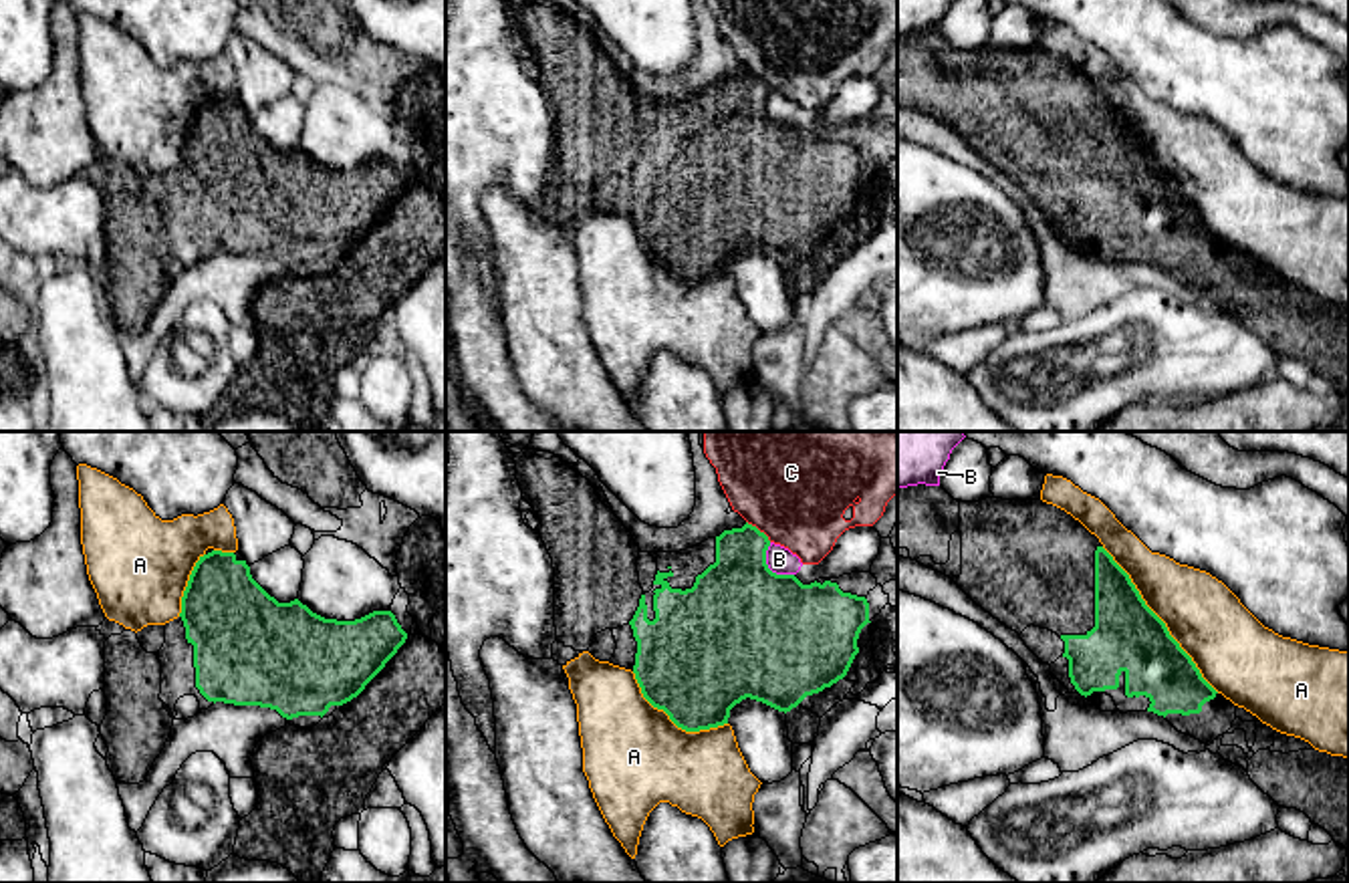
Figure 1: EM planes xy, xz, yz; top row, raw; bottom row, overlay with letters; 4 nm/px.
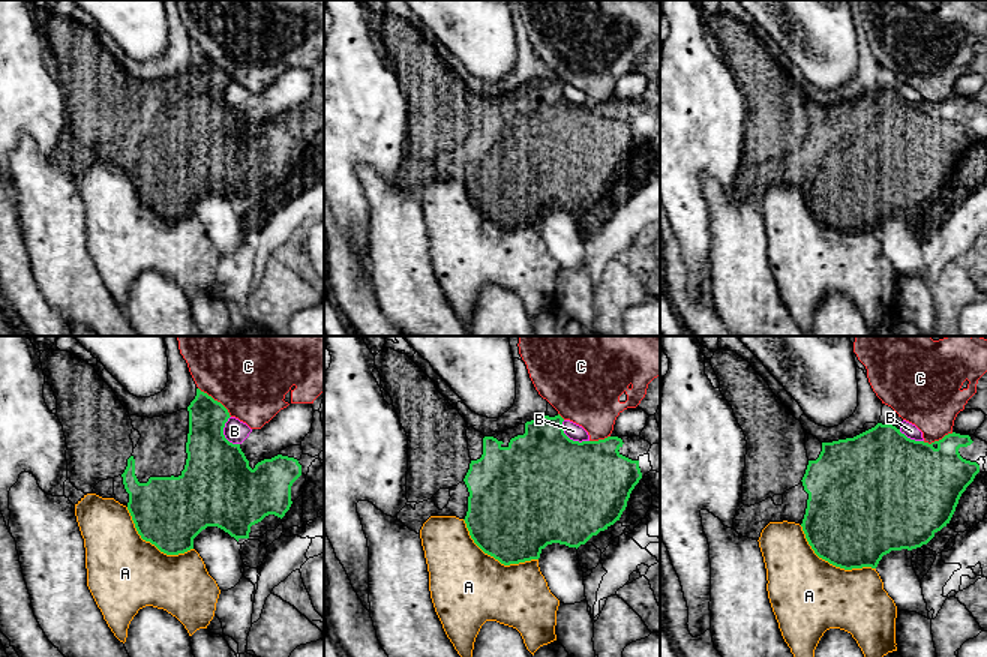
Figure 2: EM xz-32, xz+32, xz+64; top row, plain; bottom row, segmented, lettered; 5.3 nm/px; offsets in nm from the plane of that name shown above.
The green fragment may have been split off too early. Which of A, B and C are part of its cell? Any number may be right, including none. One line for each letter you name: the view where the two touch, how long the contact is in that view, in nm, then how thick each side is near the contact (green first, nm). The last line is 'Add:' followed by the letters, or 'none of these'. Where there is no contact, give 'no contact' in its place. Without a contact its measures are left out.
Add: none of these

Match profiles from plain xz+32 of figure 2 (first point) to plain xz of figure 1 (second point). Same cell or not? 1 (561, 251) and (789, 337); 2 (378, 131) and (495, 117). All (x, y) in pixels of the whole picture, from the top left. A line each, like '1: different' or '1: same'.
1: different
2: same

